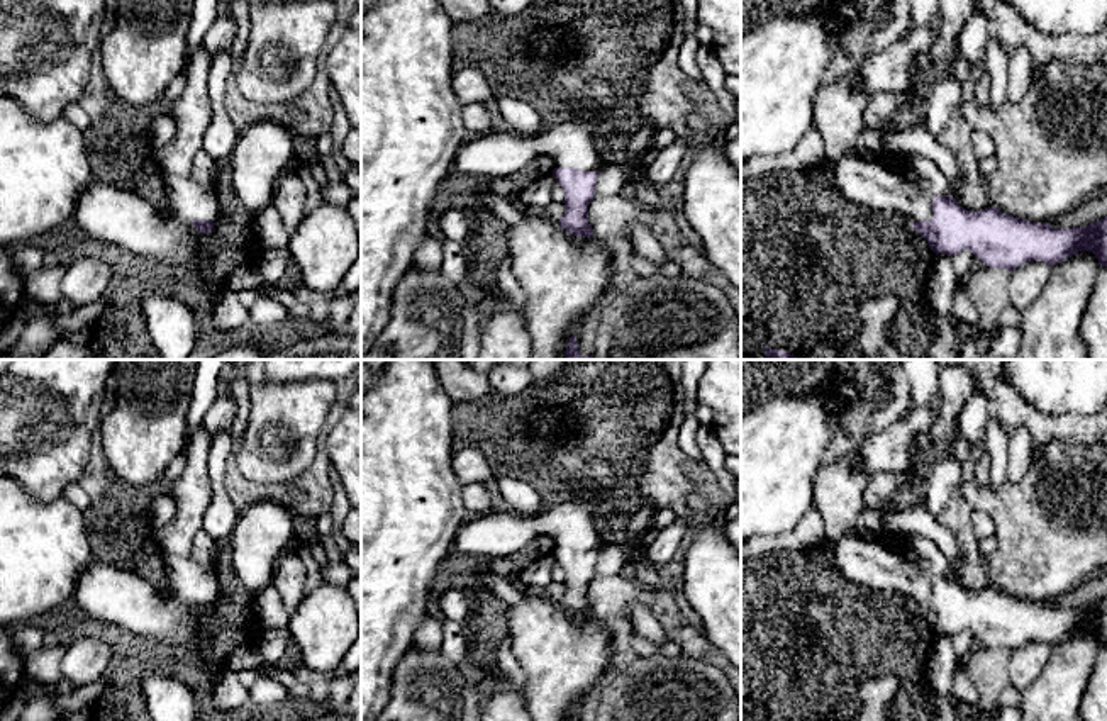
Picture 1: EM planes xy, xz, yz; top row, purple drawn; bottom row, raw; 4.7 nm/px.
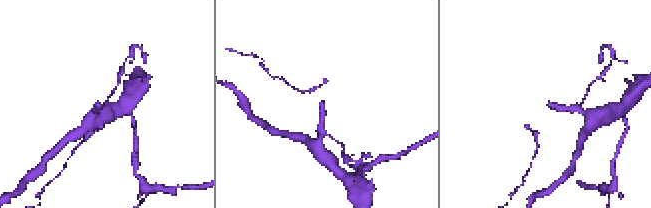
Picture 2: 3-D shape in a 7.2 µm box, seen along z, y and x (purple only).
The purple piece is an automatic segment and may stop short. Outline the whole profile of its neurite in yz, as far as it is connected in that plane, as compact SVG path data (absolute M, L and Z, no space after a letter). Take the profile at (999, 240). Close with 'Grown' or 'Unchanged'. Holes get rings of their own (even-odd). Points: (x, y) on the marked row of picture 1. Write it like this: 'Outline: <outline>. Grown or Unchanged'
Outline: M814 127L787 154L741 159L741 182L770 171L802 171L827 166L841 193L873 210L893 212L910 222L939 254L954 256L970 249L990 268L1014 271L1024 263L1056 265L1078 251L1092 251L1100 268L1107 266L1107 217L1085 227L1051 227L1024 221L995 207L965 210L953 195L919 190L904 171L880 159L865 159L854 149L837 159L826 158L826 144Z. Grown

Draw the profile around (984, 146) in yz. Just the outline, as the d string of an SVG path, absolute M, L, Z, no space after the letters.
M975 132L973 134L973 151L975 151L978 159L983 159L988 156L995 156L997 149L995 149L995 144L988 134Z

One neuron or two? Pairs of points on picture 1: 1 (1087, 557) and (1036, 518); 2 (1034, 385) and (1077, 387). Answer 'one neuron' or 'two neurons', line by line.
1: one neuron
2: one neuron

